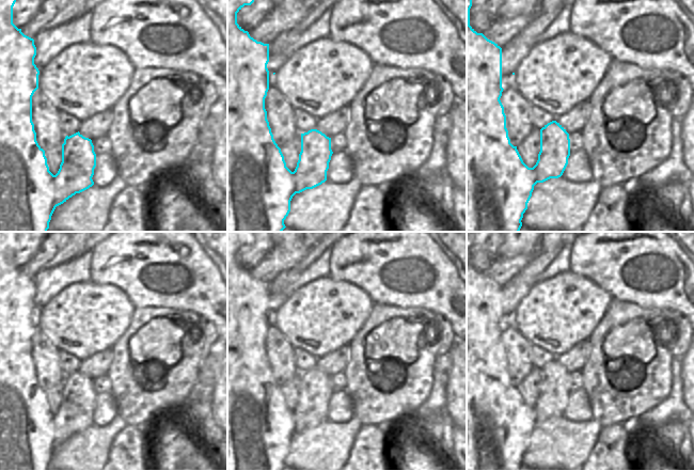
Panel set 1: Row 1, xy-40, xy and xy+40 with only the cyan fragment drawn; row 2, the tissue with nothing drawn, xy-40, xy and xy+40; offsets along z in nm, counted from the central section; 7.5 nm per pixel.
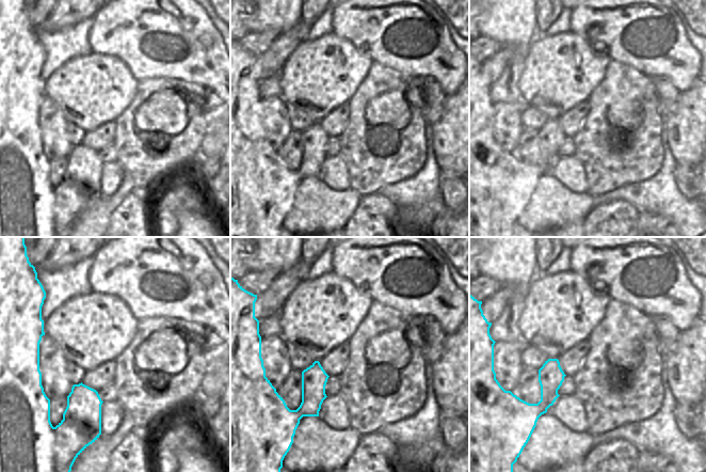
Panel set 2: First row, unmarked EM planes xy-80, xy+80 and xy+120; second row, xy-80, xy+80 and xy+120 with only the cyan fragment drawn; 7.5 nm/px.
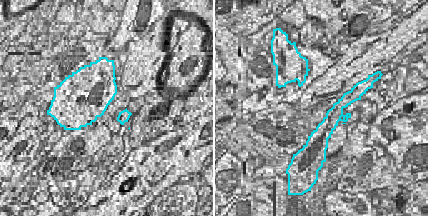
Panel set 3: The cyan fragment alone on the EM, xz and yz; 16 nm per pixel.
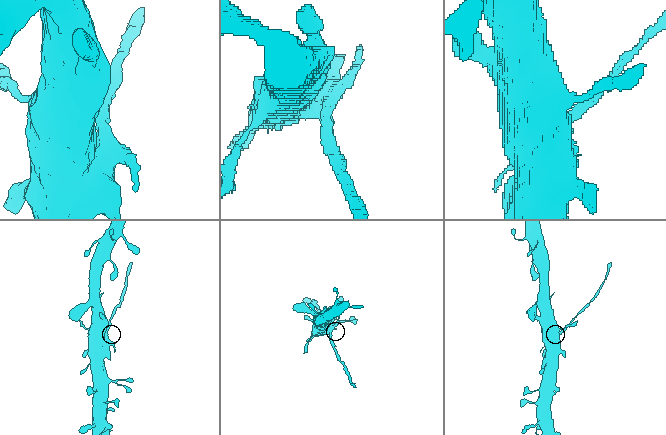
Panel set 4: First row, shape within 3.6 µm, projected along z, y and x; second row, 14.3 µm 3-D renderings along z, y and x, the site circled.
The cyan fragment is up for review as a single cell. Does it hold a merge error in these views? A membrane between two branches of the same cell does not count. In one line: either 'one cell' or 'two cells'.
two cells

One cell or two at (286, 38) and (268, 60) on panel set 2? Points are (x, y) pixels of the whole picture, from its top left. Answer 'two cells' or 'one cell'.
one cell

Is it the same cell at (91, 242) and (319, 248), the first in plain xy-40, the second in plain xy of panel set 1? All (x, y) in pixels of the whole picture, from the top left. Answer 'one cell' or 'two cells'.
one cell

